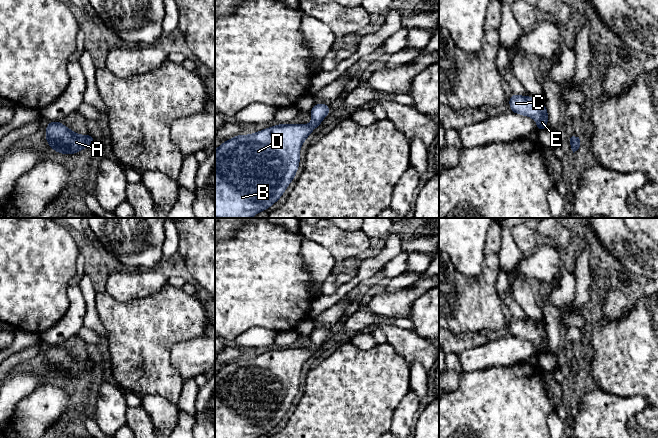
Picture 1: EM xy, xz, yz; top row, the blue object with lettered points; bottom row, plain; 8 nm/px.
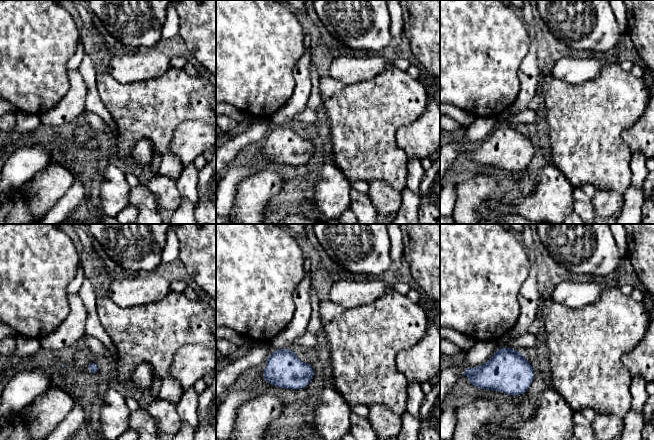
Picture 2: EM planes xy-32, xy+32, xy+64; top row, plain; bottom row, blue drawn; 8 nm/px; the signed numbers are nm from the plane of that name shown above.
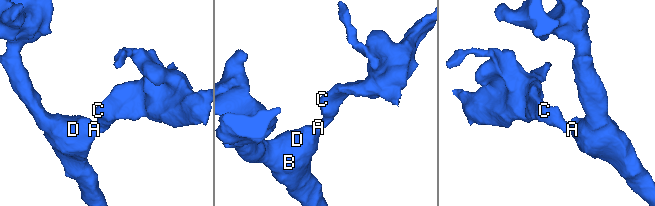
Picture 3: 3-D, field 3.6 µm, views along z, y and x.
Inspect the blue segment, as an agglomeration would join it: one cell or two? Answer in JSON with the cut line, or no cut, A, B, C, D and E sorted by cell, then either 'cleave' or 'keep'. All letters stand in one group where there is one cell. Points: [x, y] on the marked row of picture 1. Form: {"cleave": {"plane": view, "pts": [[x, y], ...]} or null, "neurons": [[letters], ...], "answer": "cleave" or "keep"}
{"cleave": null, "neurons": [["A", "B", "C", "D", "E"]], "answer": "keep"}

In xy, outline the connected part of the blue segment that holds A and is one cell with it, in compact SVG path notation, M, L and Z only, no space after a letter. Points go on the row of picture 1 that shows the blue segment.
M50 121L46 125L45 139L50 149L59 154L78 154L96 139L92 135L81 135L63 125L60 121Z

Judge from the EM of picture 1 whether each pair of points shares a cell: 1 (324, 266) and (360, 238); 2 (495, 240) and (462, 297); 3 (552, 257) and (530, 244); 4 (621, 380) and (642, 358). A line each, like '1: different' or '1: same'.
1: different
2: same
3: different
4: same

